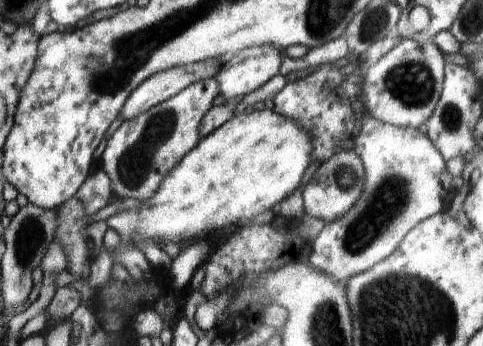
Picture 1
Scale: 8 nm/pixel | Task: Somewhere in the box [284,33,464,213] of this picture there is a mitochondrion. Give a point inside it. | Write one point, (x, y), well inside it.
(411, 84)

